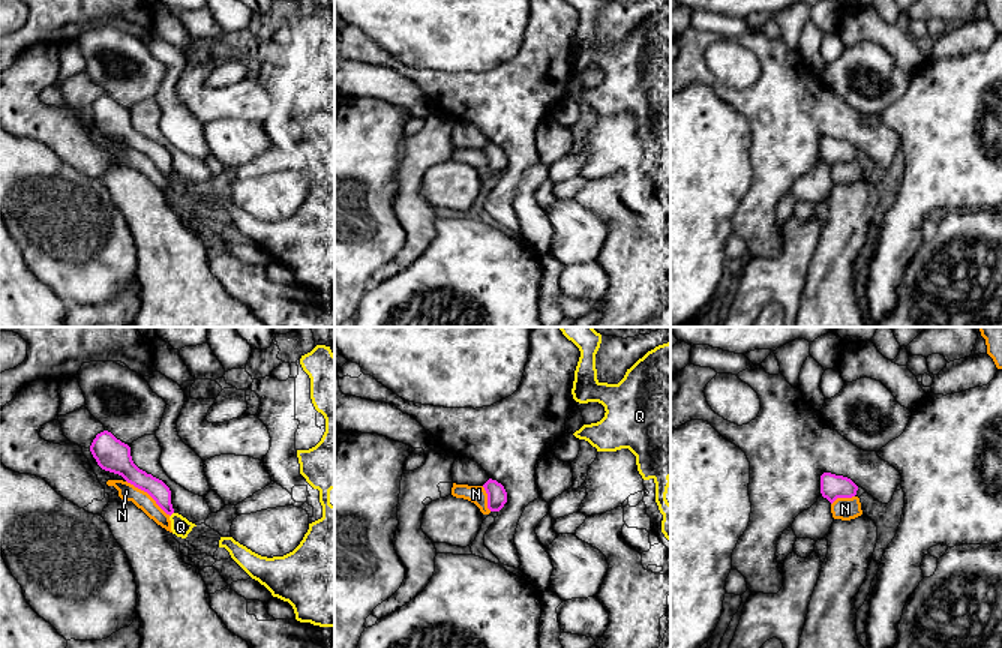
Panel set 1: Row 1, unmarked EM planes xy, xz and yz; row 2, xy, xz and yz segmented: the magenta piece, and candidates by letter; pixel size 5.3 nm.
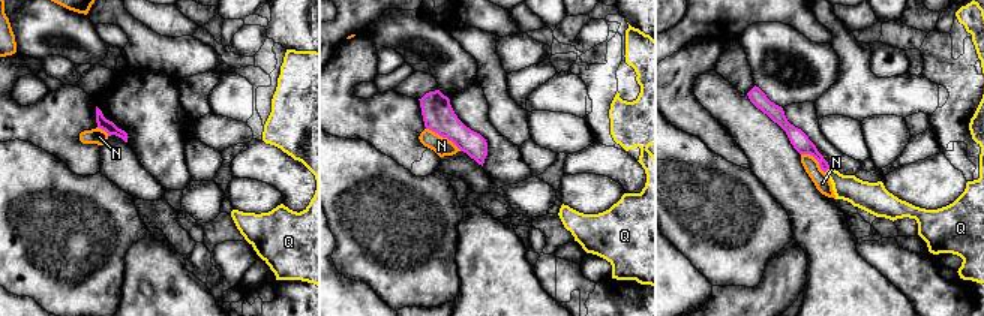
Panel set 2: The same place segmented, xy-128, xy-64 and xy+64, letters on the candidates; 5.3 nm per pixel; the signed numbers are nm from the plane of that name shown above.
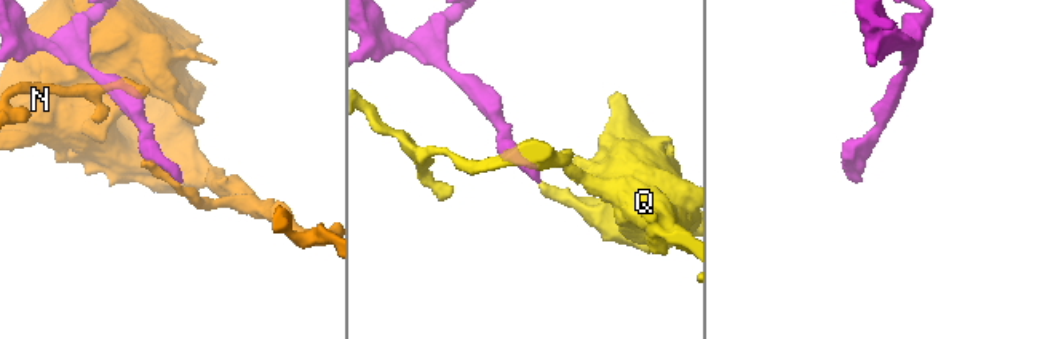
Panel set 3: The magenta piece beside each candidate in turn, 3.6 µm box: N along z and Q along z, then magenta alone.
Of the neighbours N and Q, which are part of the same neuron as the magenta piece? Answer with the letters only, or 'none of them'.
Q

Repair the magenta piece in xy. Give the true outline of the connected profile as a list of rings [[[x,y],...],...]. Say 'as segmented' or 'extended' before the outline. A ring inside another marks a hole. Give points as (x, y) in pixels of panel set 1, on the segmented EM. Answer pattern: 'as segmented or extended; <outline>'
extended; [[[104,430],[98,434],[90,446],[90,452],[102,470],[118,474],[128,483],[147,492],[170,516],[172,534],[186,538],[192,528],[196,526],[174,512],[170,488],[162,480],[140,470],[132,460],[130,447],[117,440],[111,432]]]

